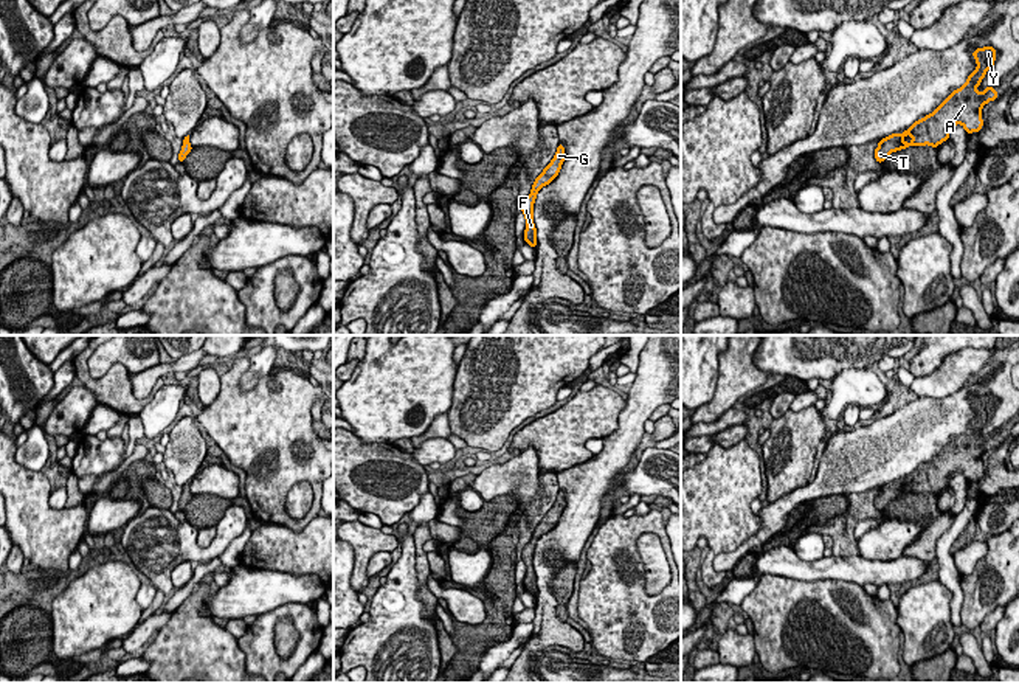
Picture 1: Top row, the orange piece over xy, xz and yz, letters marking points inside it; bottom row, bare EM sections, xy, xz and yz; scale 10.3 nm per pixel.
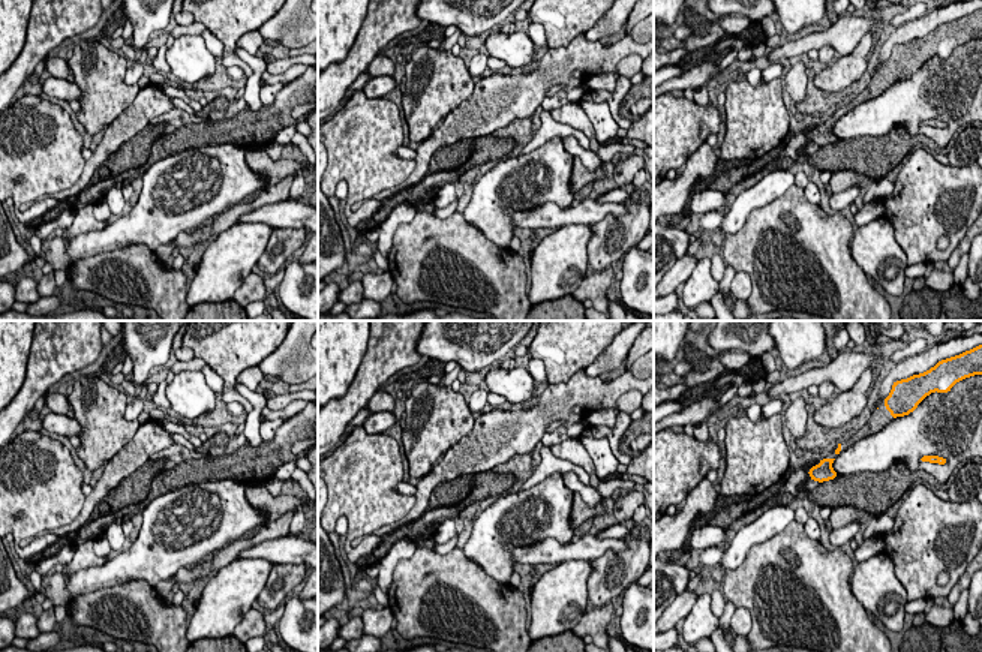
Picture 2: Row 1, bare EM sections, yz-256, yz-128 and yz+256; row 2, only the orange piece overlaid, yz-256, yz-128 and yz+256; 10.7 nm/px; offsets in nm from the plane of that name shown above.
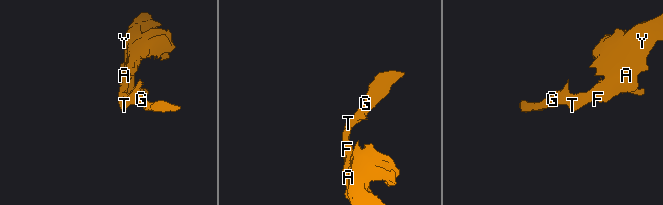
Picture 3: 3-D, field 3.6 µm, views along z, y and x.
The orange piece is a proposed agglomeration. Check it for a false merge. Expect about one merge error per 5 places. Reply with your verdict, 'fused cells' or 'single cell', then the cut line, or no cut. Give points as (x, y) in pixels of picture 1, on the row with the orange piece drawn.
single cell; no cut

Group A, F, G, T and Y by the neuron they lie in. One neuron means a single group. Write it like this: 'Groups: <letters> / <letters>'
Groups: A F G T Y

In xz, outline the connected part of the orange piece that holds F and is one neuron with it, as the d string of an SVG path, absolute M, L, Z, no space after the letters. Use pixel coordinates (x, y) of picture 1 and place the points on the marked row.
M560 143L554 158L543 169L543 172L535 179L530 194L523 202L521 211L526 217L524 241L534 248L537 248L537 237L535 237L537 228L534 224L534 203L537 199L537 192L543 186L549 185L558 175L563 161L565 161L565 147L563 147L563 143Z

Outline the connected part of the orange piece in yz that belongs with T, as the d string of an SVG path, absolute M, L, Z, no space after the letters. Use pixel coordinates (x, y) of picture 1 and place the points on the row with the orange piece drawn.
M990 45L974 50L972 57L977 62L977 68L968 76L966 82L943 99L938 109L915 121L907 130L892 133L878 141L879 146L875 149L876 161L883 163L889 154L909 146L929 144L938 147L940 143L949 140L949 129L955 124L962 124L968 135L979 132L983 126L982 107L994 101L999 93L993 85L982 93L976 88L986 71L994 67L996 54L997 51Z

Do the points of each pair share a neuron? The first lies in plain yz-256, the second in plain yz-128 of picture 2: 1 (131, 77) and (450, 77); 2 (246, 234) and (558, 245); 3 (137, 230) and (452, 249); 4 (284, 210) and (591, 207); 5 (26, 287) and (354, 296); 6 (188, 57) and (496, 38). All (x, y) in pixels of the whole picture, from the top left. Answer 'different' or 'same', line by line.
1: different
2: same
3: different
4: same
5: same
6: same

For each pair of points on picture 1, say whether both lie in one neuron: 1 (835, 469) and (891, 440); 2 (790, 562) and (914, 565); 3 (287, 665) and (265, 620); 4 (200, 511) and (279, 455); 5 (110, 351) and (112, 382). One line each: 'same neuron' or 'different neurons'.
1: same neuron
2: same neuron
3: same neuron
4: different neurons
5: different neurons

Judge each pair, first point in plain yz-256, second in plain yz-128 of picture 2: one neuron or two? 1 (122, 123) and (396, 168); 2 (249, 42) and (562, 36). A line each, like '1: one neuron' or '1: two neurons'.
1: two neurons
2: two neurons

